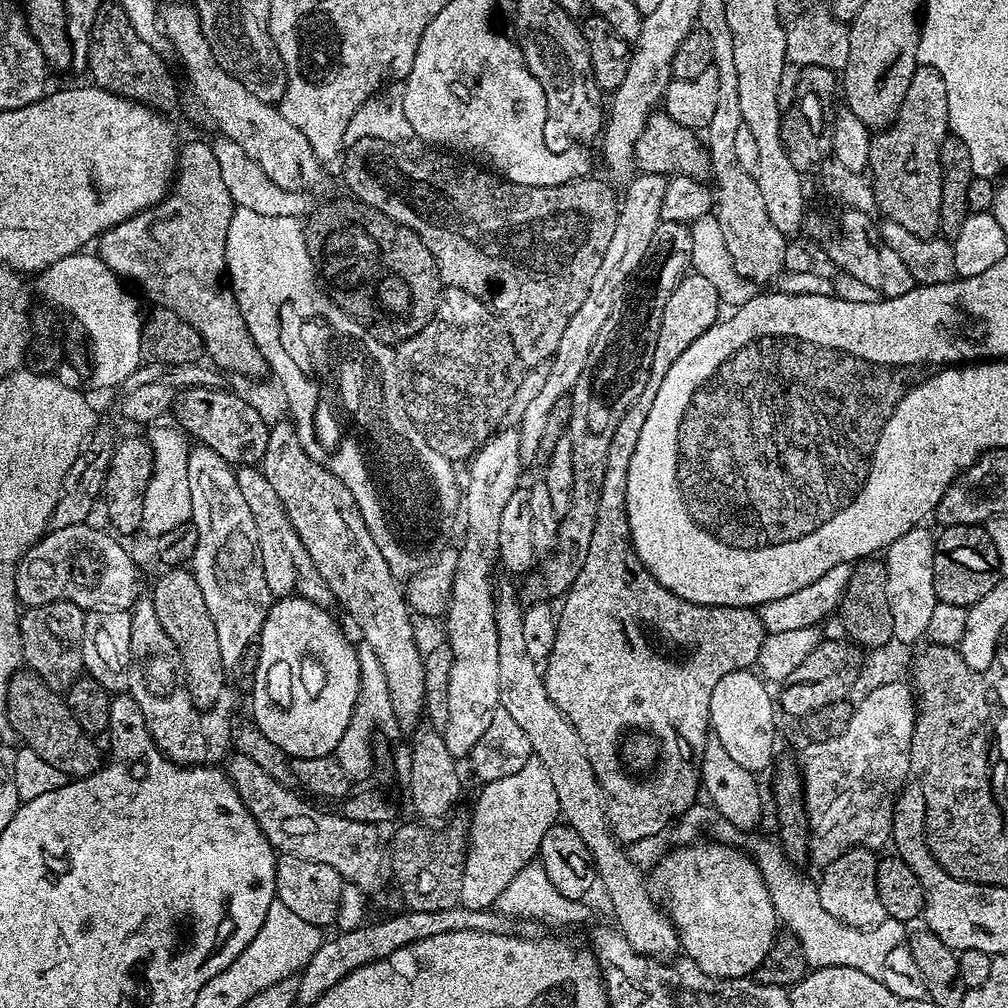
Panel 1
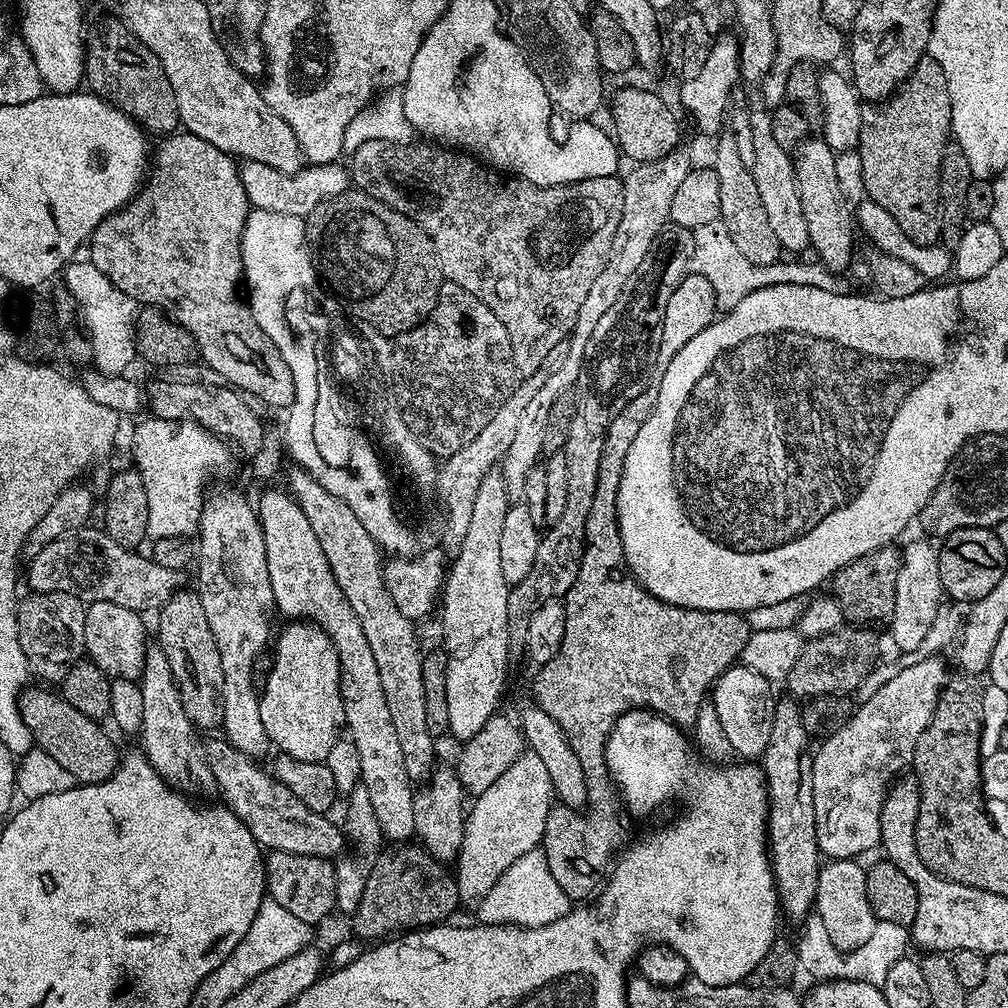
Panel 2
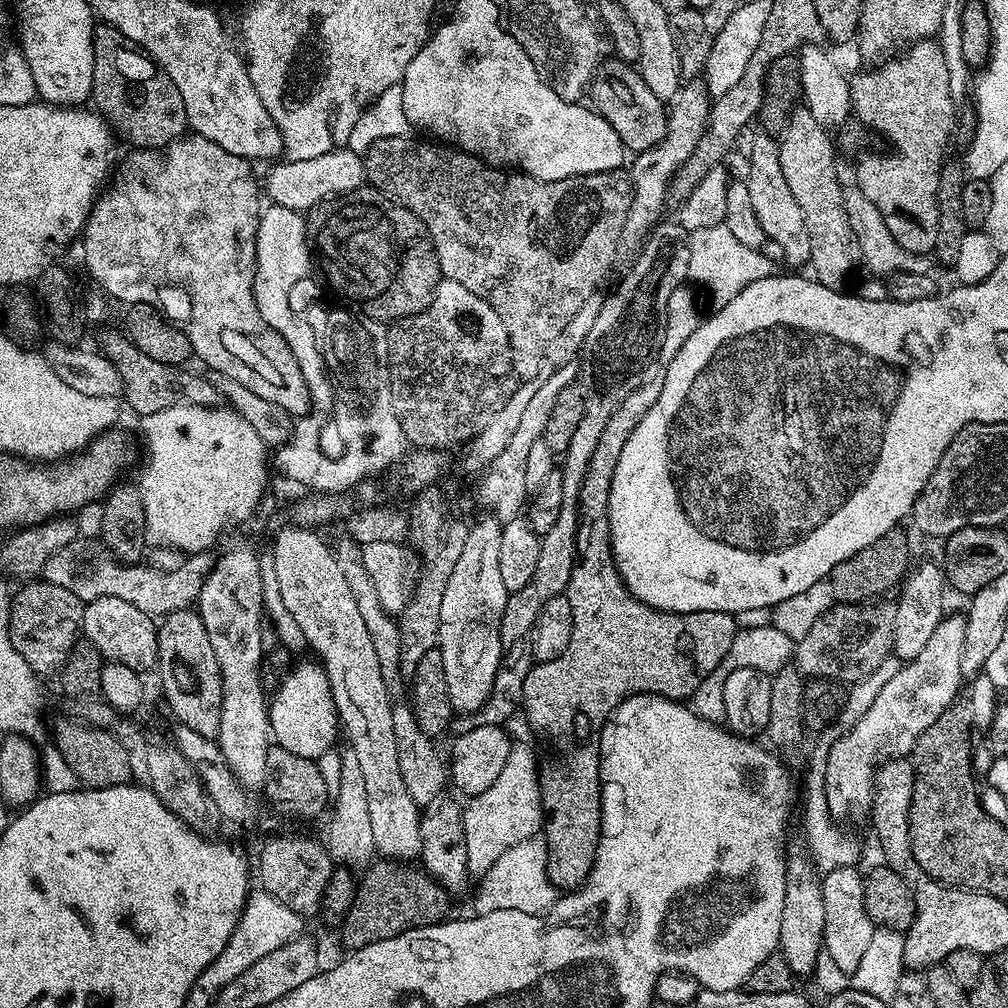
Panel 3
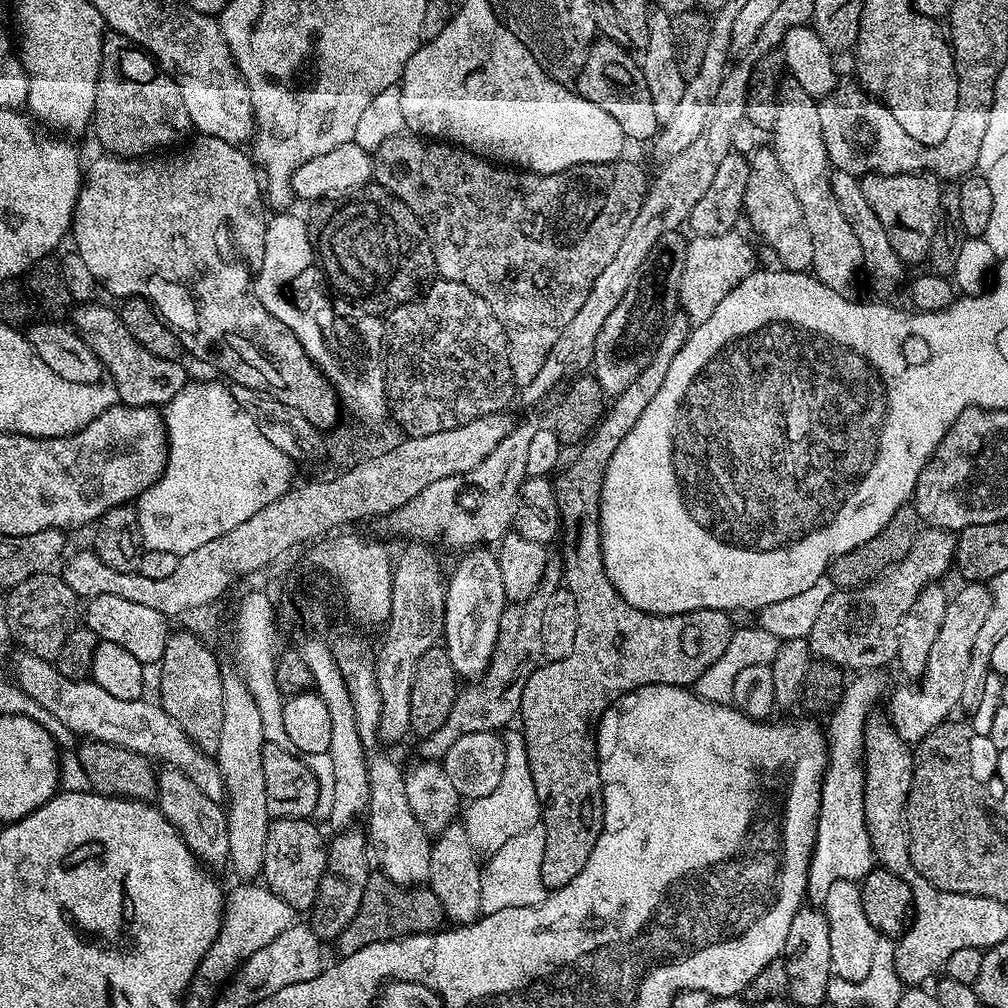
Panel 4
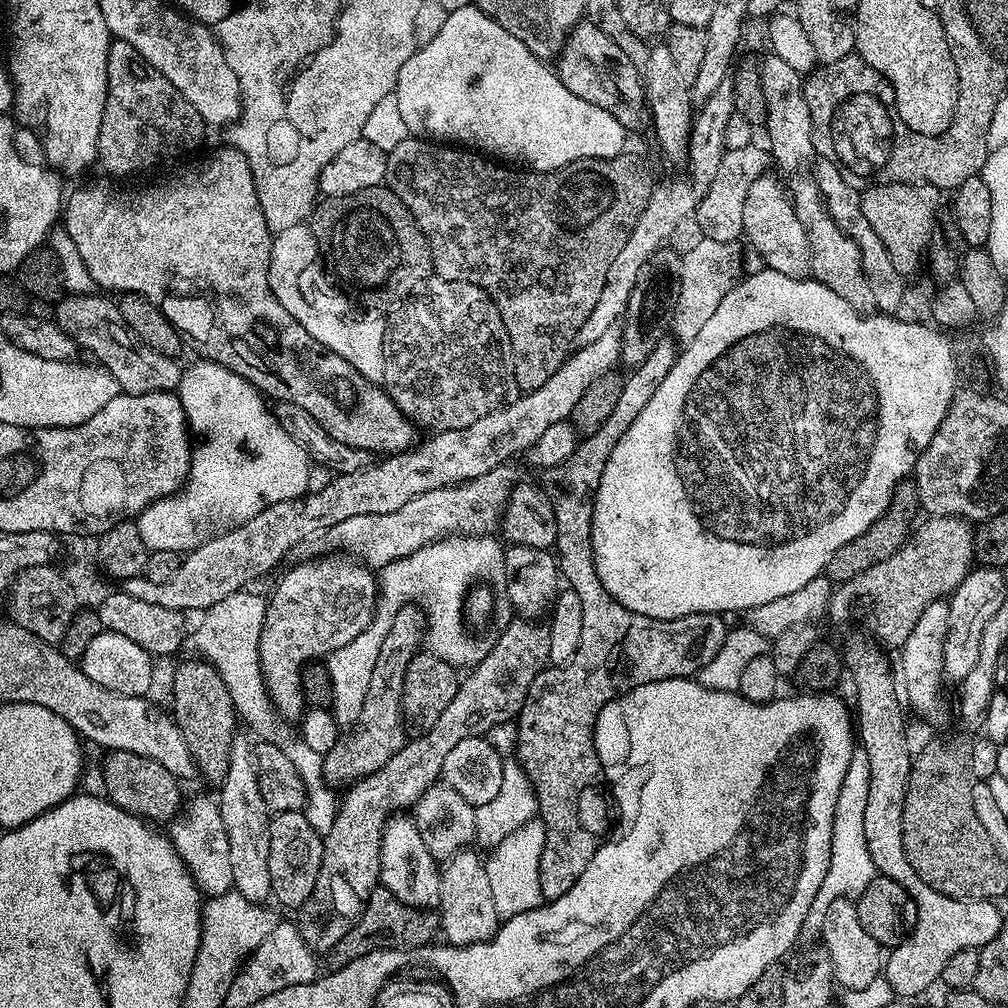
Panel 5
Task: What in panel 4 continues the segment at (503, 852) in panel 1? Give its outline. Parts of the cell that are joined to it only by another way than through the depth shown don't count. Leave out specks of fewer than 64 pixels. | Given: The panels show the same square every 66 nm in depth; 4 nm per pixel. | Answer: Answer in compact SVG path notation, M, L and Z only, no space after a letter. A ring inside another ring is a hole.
M520 730L512 731L505 731L502 736L506 750L506 770L502 770L502 782L498 782L498 786L490 794L471 801L467 805L469 808L465 807L462 812L466 834L480 854L491 854L500 850L510 838L529 830L542 816L540 799L534 790L534 778L530 774L530 758L526 754L524 733Z

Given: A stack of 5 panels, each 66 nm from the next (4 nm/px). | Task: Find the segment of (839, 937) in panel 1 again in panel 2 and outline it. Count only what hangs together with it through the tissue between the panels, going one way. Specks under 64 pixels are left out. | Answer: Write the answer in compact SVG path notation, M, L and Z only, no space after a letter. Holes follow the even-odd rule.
M812 914L807 917L806 923L810 927L805 930L804 937L796 944L796 954L800 957L800 968L810 977L813 972L816 975L811 978L816 982L825 980L865 980L867 976L878 976L881 981L886 978L886 972L894 962L898 962L910 948L910 932L908 928L898 926L894 922L877 922L874 926L874 934L862 942L852 952L845 952L846 960L832 960L832 956L824 956L824 944L828 944L830 938L824 935L824 929L820 927L819 916ZM832 964L840 964L840 968L832 968Z

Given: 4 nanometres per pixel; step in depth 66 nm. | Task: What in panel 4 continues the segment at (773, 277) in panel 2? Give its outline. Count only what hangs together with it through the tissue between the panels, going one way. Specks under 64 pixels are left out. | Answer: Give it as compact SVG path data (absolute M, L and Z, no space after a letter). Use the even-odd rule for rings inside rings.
M733 230L724 235L695 235L688 243L677 301L693 327L706 322L706 319L714 314L714 309L722 302L722 298L726 298L730 290L755 269L755 249L738 233Z

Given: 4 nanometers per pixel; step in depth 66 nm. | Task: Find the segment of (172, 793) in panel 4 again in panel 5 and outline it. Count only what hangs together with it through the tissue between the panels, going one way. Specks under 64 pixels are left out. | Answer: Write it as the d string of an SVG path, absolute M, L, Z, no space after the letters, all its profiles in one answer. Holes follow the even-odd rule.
M196 796L189 804L187 801L168 827L166 832L176 847L176 853L205 897L221 896L233 891L234 869L230 863L230 842L226 842L226 825L222 823L220 805L213 797L211 800L208 796Z

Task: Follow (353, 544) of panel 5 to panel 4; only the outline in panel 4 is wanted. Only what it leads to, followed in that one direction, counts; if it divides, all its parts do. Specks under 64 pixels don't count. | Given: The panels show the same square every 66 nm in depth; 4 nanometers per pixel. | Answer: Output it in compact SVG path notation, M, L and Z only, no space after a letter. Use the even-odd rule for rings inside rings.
M520 423L513 427L512 433L502 440L494 449L491 454L480 463L477 468L470 470L466 474L461 476L451 476L450 478L438 478L438 482L430 482L430 486L426 486L426 490L422 490L422 494L418 494L414 498L410 498L410 502L406 502L396 512L391 513L390 521L392 520L392 528L400 536L409 536L409 541L412 542L423 542L425 545L435 545L435 540L441 540L444 544L449 544L452 548L460 548L459 550L471 550L477 546L496 546L499 545L500 539L507 534L507 532L513 531L516 522L516 499L520 497L520 488L523 486L528 471L526 470L526 454L530 447L530 438L534 438L536 433L537 425L533 424L522 424Z

